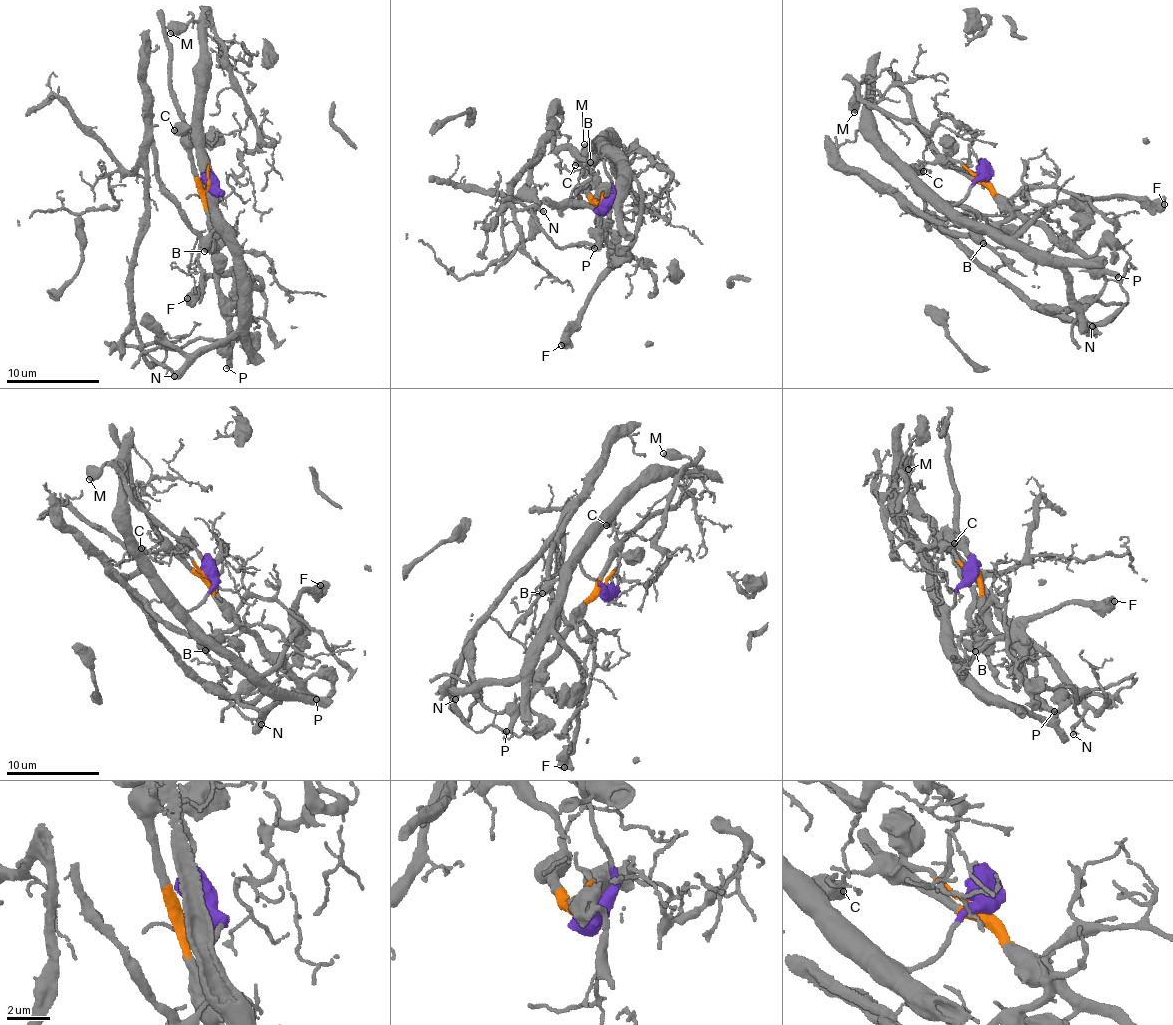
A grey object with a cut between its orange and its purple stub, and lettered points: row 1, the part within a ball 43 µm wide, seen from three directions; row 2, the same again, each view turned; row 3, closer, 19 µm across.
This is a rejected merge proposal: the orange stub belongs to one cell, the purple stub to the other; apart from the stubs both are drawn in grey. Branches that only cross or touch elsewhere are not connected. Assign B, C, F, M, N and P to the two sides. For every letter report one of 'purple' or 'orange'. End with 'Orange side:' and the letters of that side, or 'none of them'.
B: purple
C: purple
F: purple
M: purple
N: orange
P: orange
Orange side: N, P

